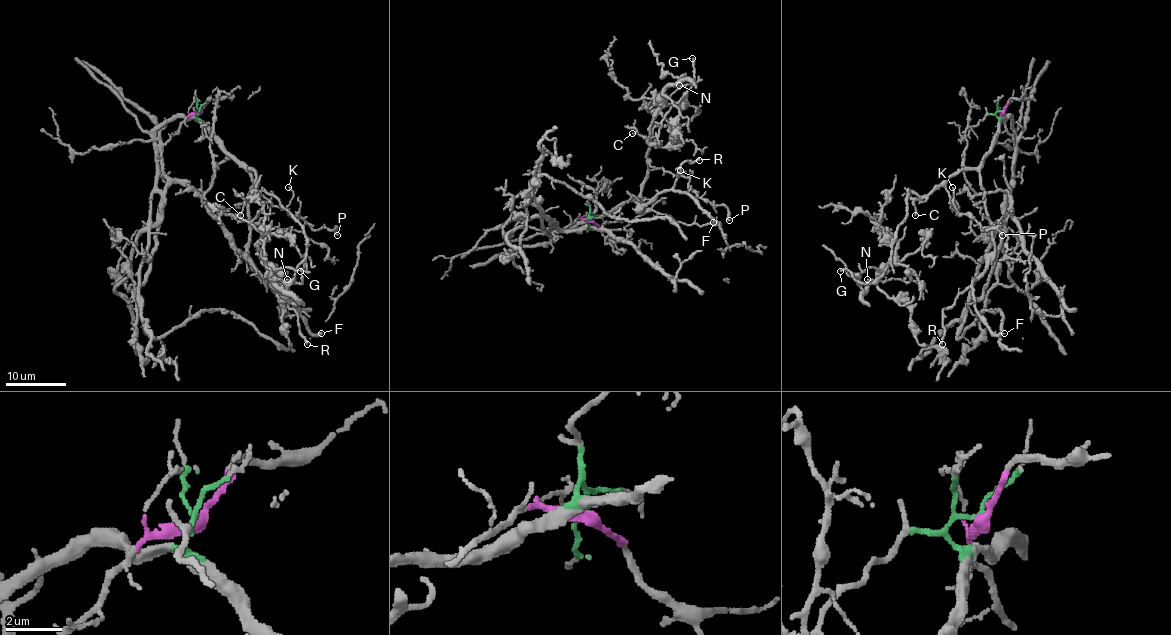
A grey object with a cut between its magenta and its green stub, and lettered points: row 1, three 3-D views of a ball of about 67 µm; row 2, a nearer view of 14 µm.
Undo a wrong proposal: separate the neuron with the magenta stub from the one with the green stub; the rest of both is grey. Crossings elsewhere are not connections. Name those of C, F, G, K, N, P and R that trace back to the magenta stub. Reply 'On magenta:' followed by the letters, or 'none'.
On magenta: none

